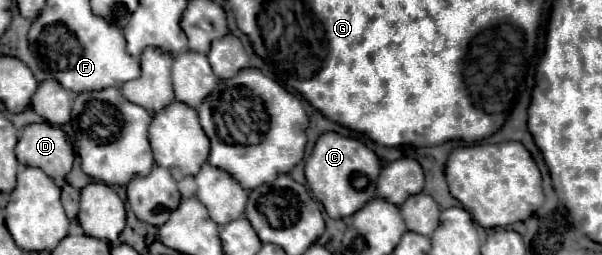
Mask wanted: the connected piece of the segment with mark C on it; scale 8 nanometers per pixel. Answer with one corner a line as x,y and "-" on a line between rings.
326,132
316,140
312,156
306,162
306,180
312,196
324,204
330,218
340,220
358,212
370,198
376,198
376,180
382,170
378,156
360,140

